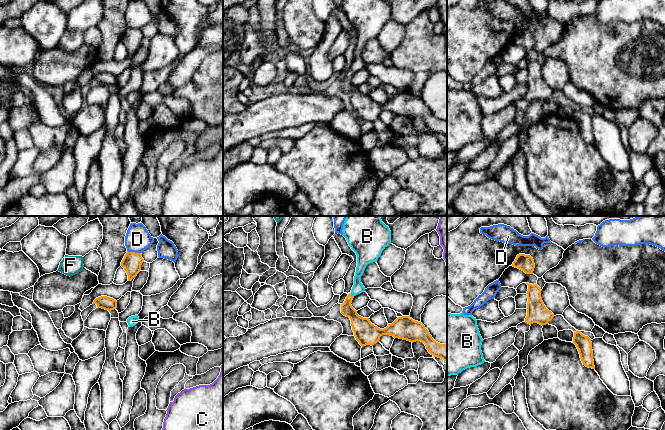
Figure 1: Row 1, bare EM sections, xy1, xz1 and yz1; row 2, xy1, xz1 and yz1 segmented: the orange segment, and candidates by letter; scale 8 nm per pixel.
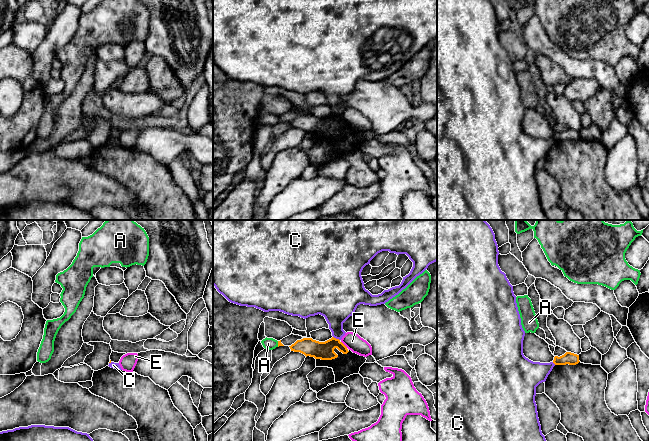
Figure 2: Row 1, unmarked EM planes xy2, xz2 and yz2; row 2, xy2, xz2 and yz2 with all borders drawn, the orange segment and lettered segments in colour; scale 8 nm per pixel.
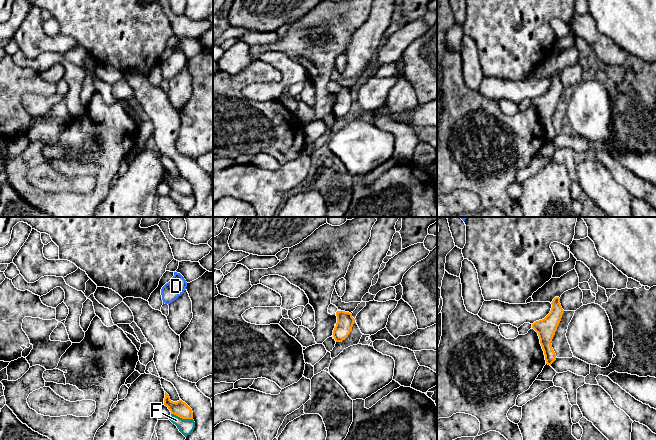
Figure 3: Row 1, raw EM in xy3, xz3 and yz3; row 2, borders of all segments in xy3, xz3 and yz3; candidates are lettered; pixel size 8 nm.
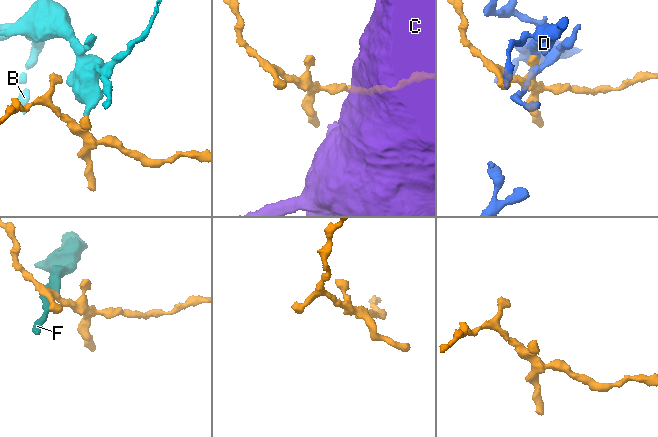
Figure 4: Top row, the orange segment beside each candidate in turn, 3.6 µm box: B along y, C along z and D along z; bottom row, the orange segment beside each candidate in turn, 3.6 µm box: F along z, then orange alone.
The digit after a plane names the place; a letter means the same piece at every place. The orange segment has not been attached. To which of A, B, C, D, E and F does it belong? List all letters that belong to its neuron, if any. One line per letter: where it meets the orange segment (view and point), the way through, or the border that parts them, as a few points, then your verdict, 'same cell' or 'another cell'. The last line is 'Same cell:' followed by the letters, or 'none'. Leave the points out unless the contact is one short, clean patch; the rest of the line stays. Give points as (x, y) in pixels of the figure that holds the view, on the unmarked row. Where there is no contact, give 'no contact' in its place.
A: xz2 (278, 120) | along xz2 (277, 117), (278, 122) | another cell
B: xz1 (351, 71) | across xz1 (359, 100), (348, 86), (351, 71), (358, 63) | same cell
C: xz2 (335, 114) | along xz2 (333, 112), (339, 116) | another cell
D: xy1 (134, 28) | along xy1 (127, 26), (140, 29) | another cell
E: xz2 (343, 120) | along xz2 (341, 117), (347, 123) | another cell
F: xy3 (182, 194) | another cell
Same cell: B

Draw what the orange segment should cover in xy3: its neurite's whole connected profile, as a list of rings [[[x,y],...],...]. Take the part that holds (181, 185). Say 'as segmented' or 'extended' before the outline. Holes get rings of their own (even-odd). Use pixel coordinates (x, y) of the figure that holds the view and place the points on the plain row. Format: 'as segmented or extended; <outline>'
as segmented; [[[165,168],[164,181],[168,183],[171,190],[174,190],[182,195],[193,195],[192,185],[182,176],[173,178],[169,171]]]

